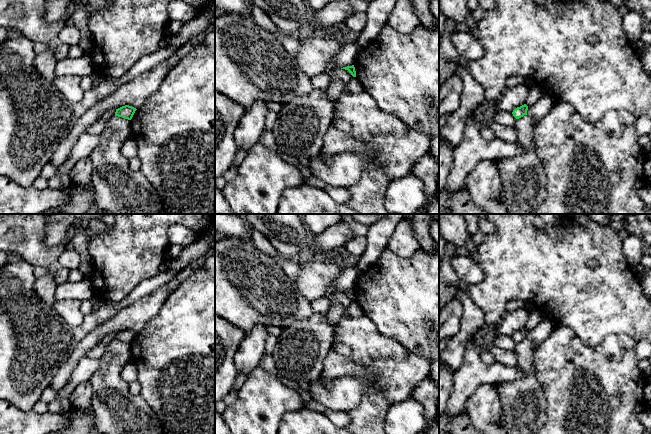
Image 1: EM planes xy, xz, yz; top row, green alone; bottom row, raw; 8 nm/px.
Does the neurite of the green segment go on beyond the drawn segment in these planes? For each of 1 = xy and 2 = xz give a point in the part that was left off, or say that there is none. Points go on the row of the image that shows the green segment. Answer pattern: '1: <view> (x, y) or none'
1: none
2: none

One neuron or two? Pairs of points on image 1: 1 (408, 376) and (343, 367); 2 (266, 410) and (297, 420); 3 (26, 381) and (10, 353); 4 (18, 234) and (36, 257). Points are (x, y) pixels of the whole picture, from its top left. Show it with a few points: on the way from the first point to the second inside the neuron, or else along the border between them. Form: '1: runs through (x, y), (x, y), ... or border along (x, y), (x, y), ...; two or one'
1: border along (346, 357), (359, 363), (379, 390); two
2: border along (304, 406), (287, 411), (278, 423); two
3: runs through (22, 374), (22, 367), (15, 360); one
4: runs through (24, 240), (35, 251); one

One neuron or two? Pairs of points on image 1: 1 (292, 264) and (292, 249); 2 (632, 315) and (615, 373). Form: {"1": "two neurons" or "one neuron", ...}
{"1": "two neurons", "2": "two neurons"}

